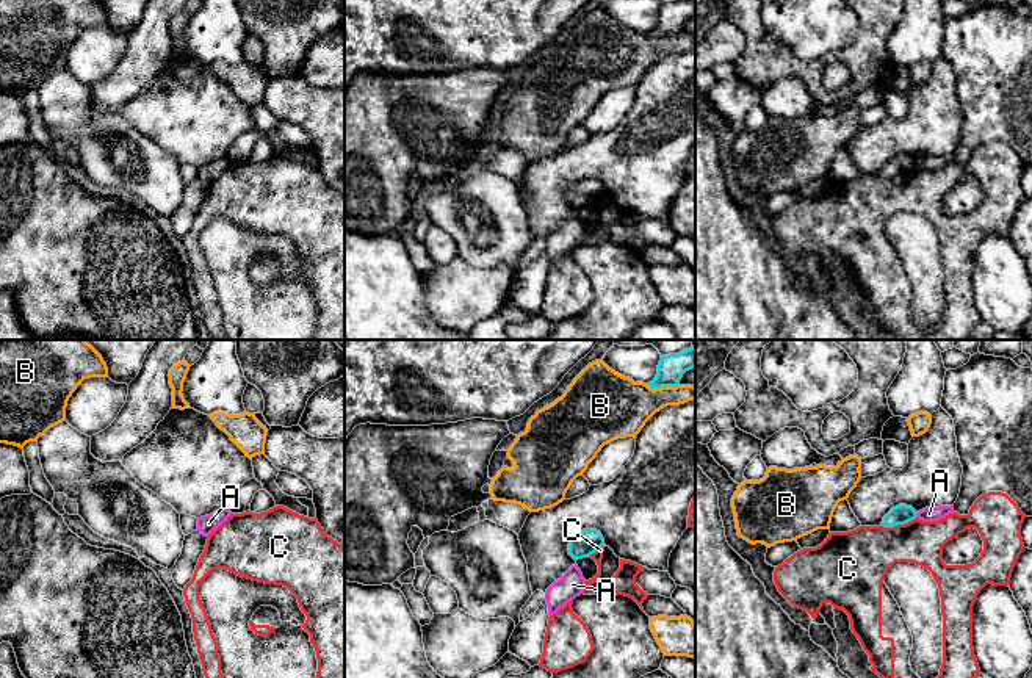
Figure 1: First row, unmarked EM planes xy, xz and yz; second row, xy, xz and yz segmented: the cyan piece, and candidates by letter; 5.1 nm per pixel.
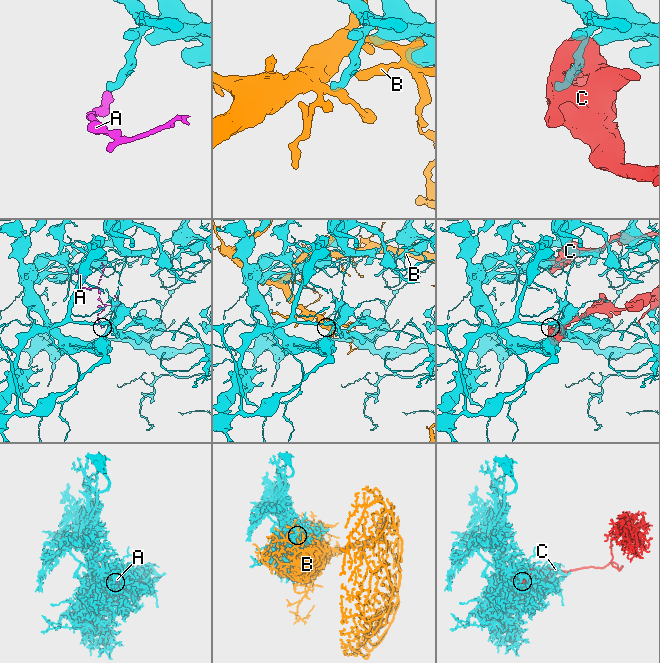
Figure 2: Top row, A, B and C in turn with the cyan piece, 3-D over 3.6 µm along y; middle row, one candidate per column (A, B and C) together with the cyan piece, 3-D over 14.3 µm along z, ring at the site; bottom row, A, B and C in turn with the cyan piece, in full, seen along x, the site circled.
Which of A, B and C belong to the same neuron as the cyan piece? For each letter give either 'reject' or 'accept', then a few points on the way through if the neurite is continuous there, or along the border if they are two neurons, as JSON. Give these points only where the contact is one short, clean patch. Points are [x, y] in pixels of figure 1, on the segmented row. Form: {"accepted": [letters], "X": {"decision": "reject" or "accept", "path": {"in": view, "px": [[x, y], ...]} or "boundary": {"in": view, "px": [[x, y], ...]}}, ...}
{"accepted": [], "A": {"decision": "reject", "boundary": {"in": "yz", "px": [[918, 512], [915, 517]]}}, "B": {"decision": "reject"}, "C": {"decision": "reject"}}

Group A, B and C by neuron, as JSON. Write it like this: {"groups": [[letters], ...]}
{"groups": [["A"], ["B"], ["C"]]}

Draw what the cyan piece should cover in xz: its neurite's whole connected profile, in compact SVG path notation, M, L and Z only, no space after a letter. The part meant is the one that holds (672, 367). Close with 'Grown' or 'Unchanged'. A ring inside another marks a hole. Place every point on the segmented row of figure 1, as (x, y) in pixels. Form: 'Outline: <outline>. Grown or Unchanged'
Outline: M695 348L678 354L661 355L656 377L648 382L650 388L677 387L683 374L695 366Z. Unchanged

